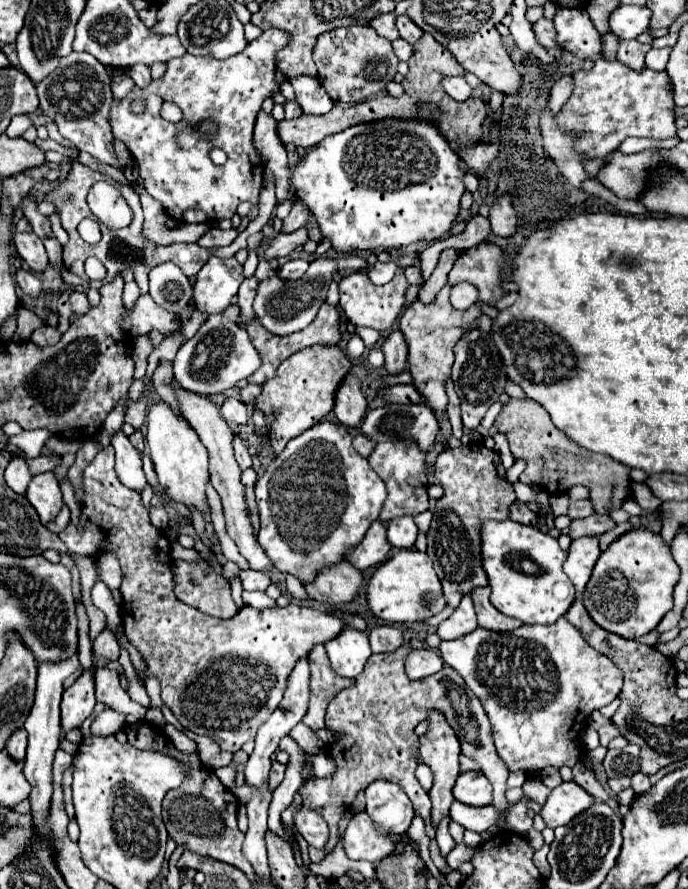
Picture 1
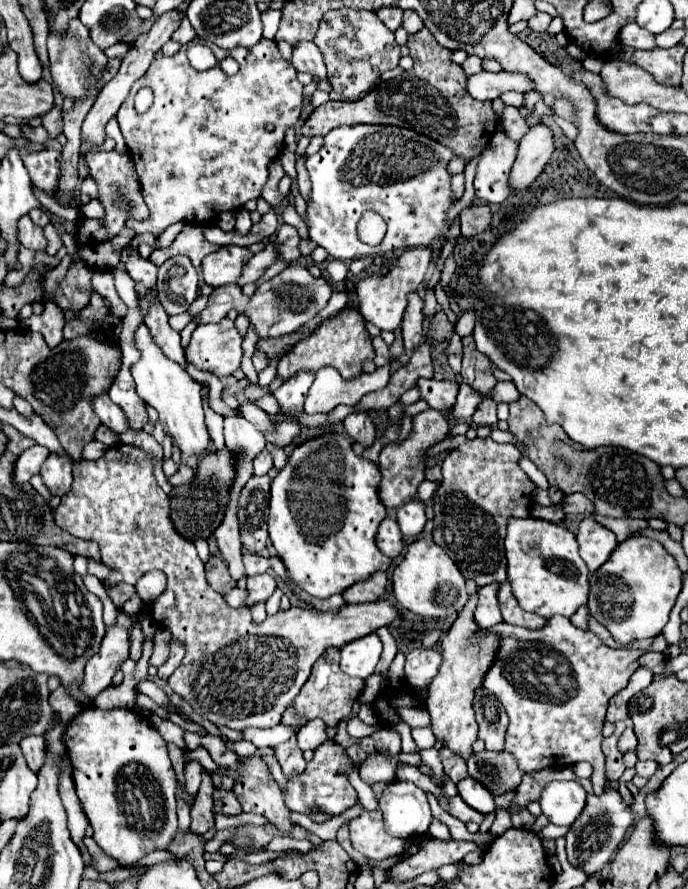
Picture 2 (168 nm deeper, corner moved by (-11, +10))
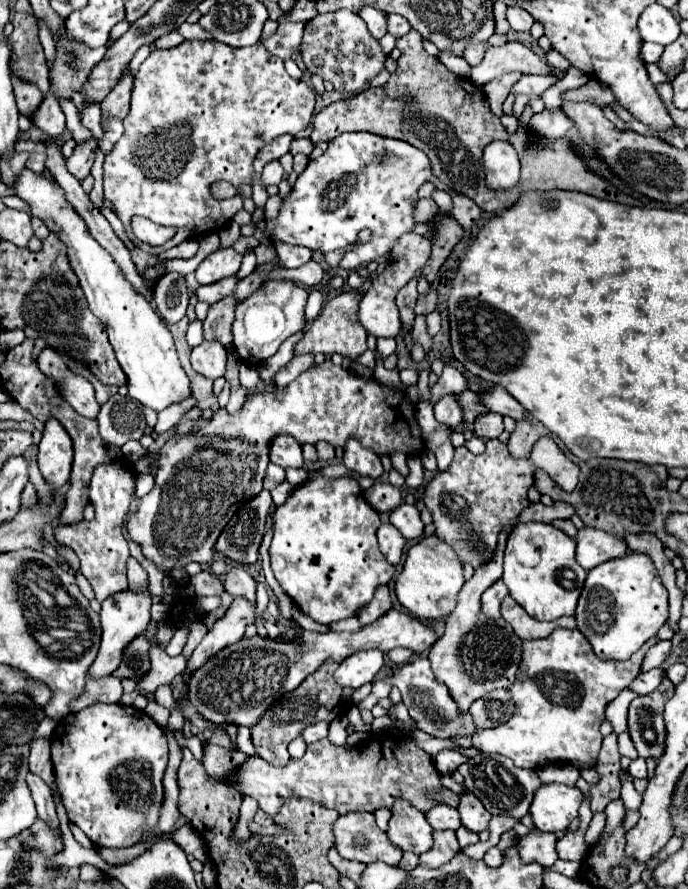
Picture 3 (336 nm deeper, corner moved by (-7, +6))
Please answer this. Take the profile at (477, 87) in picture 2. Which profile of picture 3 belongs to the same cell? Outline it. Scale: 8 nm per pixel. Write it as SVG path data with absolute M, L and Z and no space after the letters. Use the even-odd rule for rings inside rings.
M522 76L514 86L512 86L512 94L520 96L542 96L544 90L548 86L552 86L556 82L556 78L548 78L548 76Z

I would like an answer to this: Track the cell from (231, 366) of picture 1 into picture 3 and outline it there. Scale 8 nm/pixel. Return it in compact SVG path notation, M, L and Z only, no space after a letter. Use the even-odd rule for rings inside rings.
M204 340L192 350L192 368L206 378L220 378L226 370L226 348L218 340Z

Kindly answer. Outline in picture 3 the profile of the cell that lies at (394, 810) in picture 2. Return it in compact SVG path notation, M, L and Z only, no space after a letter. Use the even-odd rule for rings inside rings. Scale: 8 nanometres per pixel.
M396 798L388 822L388 838L394 846L422 854L432 846L432 826L424 818L424 812L414 808L408 800Z

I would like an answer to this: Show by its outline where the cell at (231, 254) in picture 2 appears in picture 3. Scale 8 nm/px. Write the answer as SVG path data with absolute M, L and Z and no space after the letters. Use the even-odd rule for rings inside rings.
M220 248L200 262L196 268L196 280L200 284L214 284L220 278L236 274L240 270L240 264L242 254L238 254L234 248Z

